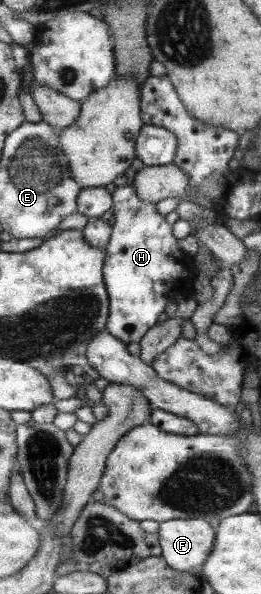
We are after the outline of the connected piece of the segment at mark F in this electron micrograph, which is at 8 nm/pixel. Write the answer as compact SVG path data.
M204 519L164 521L158 532L161 556L176 570L200 576L215 548L216 532Z

